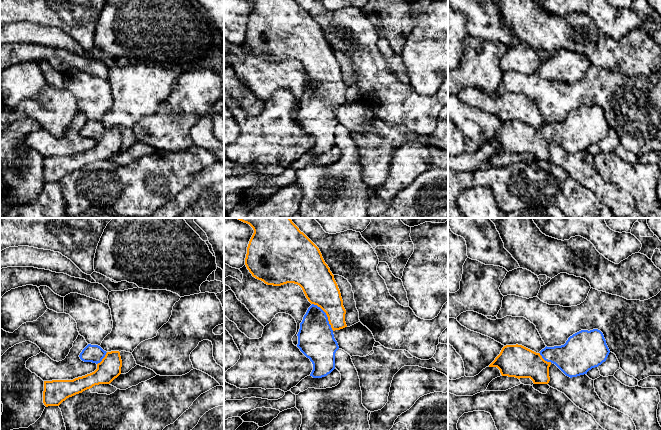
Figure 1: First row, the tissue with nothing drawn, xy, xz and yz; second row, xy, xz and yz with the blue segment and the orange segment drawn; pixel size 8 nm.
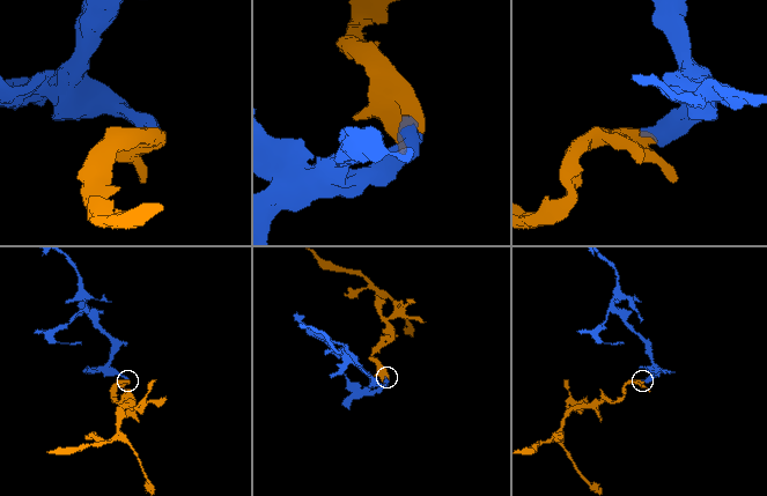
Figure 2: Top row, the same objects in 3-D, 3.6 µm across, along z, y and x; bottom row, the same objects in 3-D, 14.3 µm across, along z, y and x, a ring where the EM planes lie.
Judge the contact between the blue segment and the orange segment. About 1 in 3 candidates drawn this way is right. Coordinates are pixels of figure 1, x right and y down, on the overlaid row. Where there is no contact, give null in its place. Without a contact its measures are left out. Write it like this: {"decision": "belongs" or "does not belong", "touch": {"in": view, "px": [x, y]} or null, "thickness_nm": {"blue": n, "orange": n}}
{"decision": "belongs", "touch": {"in": "xz", "px": [326, 315]}, "thickness_nm": {"blue": 300, "orange": 280}}

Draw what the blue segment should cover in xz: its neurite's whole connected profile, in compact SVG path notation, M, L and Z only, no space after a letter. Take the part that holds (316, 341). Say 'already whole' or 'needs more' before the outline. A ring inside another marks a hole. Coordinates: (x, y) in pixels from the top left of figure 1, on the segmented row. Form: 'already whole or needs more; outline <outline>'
needs more; outline M290 218L237 219L249 224L254 230L245 258L245 265L252 276L267 285L297 284L312 304L300 323L297 347L313 364L310 376L313 378L327 376L335 369L335 353L339 349L333 332L347 325L340 290L319 248Z

